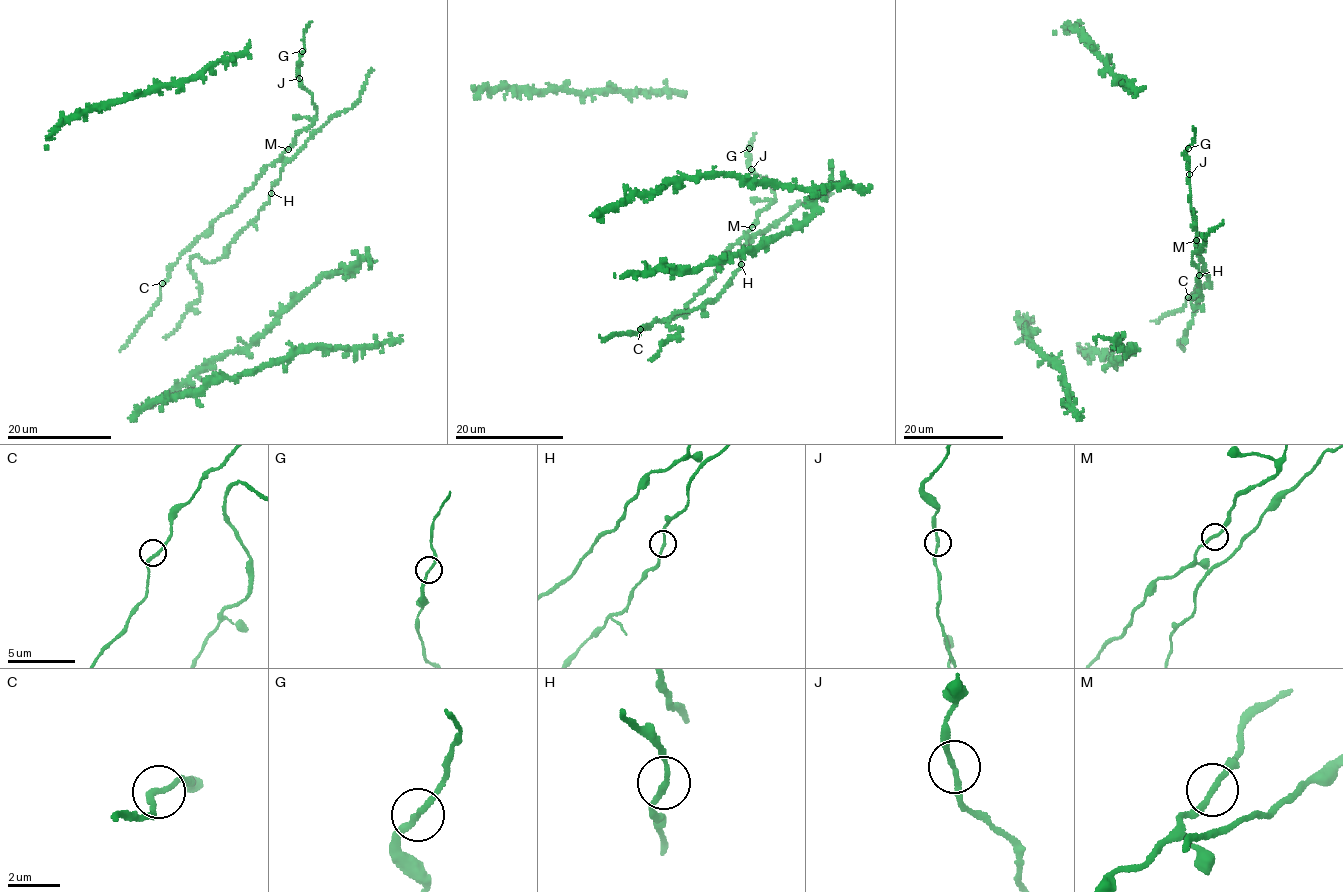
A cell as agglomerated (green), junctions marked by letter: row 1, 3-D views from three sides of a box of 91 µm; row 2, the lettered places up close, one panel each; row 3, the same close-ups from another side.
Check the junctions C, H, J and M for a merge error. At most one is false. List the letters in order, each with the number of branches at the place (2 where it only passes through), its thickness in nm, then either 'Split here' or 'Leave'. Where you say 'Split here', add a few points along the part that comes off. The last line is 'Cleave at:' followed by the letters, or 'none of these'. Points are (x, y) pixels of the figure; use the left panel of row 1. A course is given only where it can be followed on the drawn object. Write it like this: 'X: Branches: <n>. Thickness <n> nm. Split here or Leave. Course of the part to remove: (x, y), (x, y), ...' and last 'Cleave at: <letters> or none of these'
C: Branches: 2. Thickness 200 nm. Leave
H: Branches: 2. Thickness 190 nm. Leave
J: Branches: 2. Thickness 170 nm. Leave
M: Branches: 2. Thickness 200 nm. Leave
Cleave at: none of these

